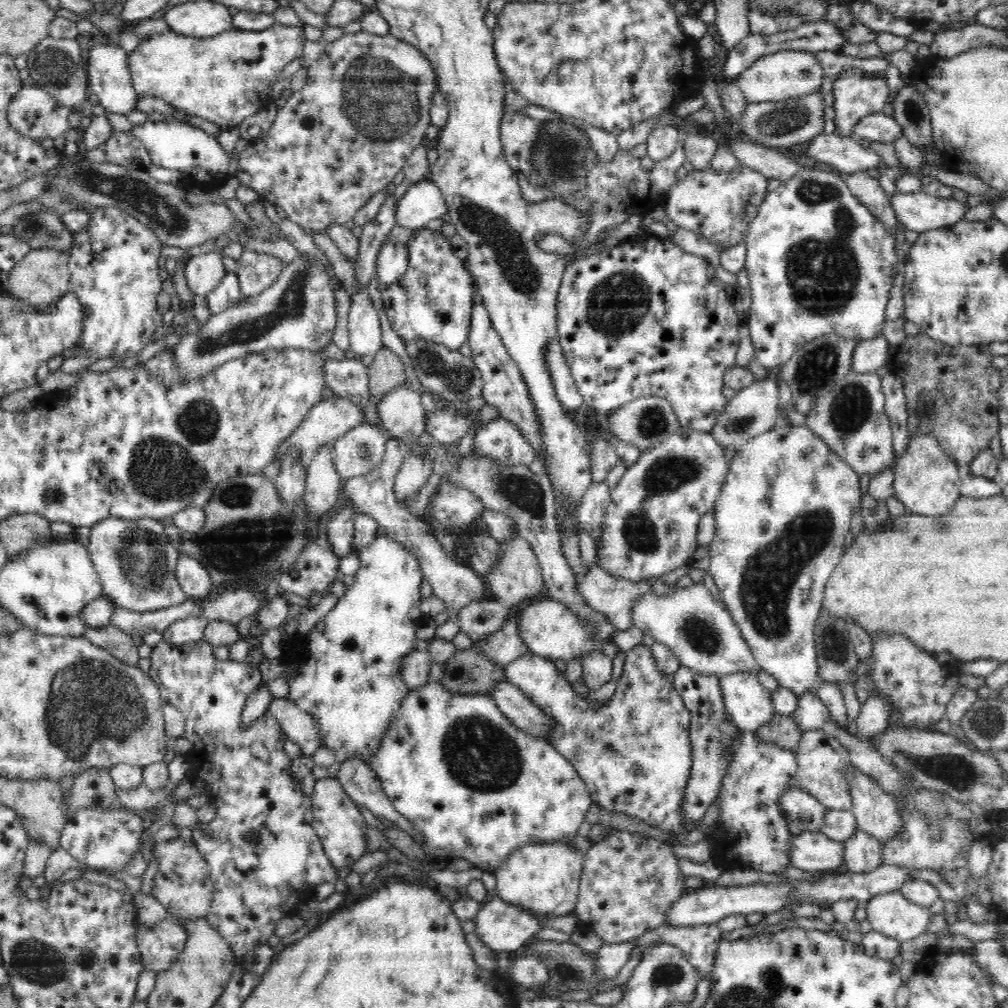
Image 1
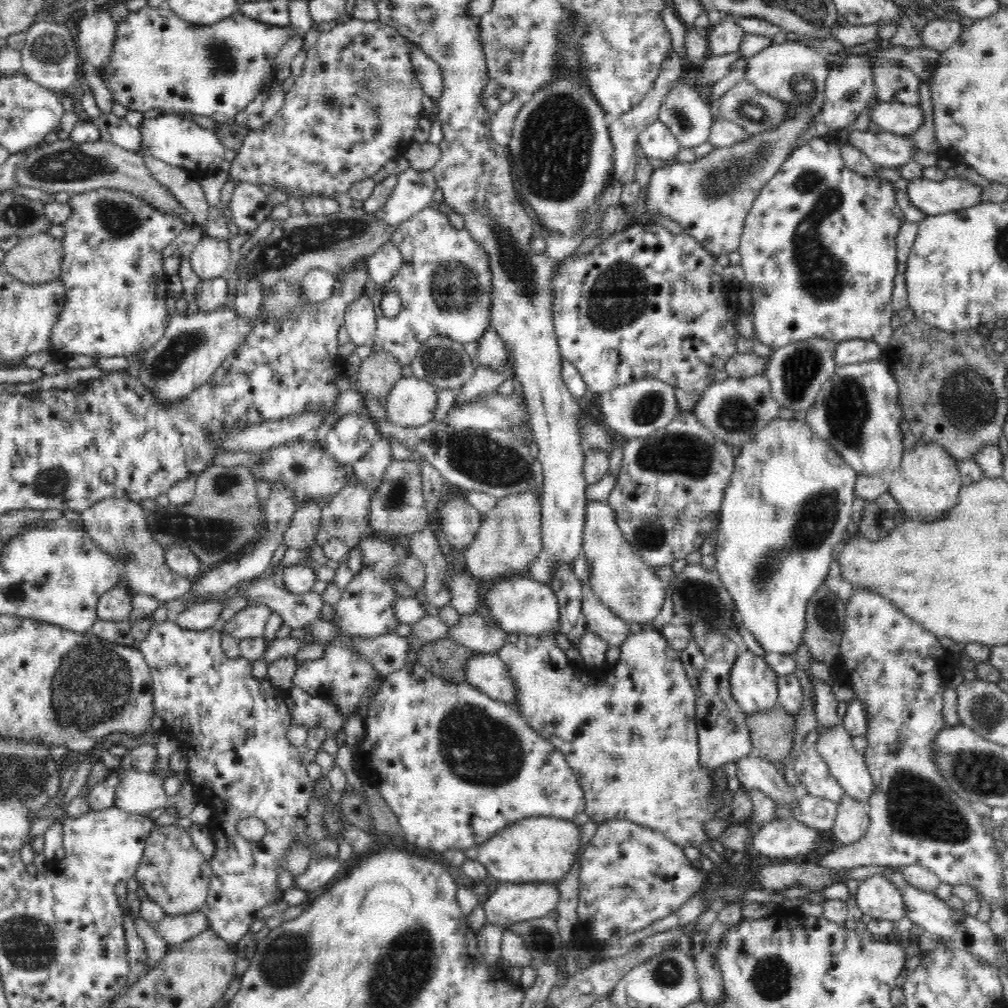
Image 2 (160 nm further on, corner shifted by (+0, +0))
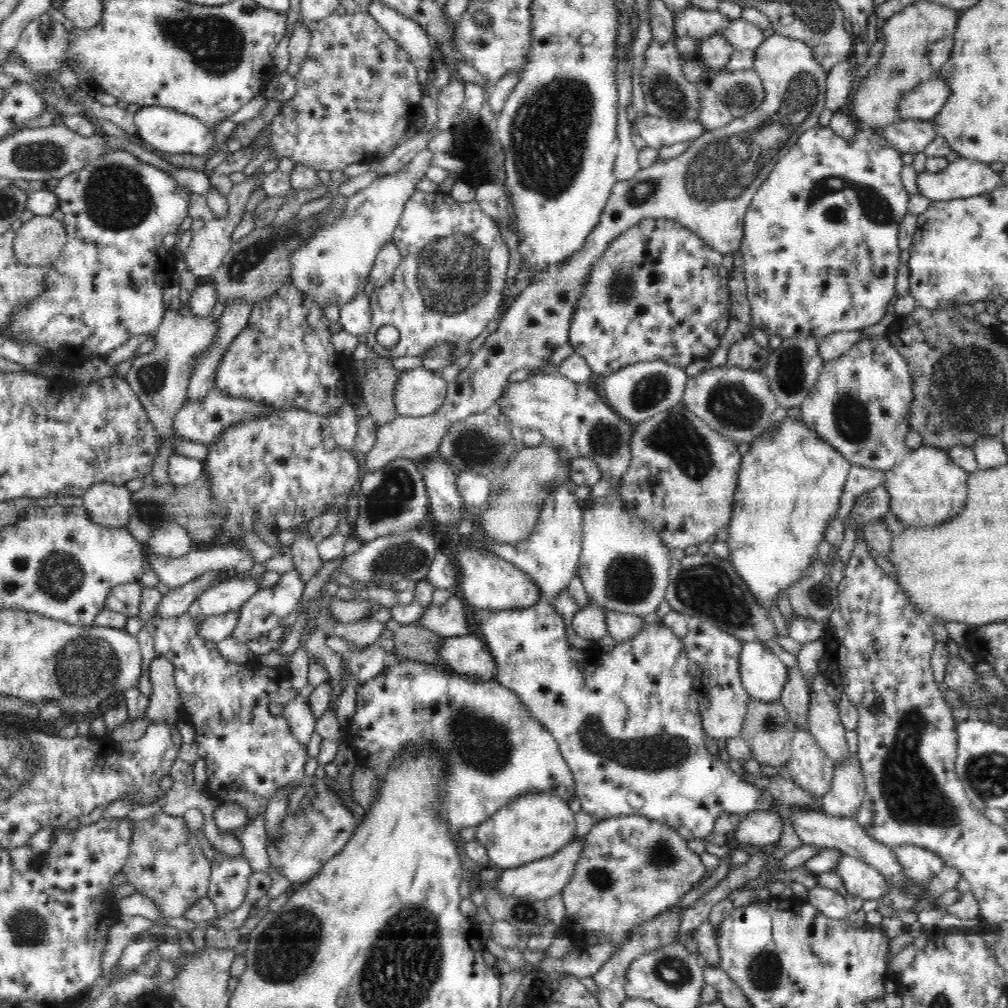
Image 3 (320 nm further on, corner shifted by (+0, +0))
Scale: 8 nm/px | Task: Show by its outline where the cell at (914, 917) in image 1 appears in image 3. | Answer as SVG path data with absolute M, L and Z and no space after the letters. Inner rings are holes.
M842 855L834 868L842 878L848 894L868 899L879 900L886 894L889 884L876 868L850 855Z

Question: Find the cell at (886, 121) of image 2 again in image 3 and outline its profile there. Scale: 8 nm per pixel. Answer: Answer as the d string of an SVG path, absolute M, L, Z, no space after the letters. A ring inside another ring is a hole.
M940 72L934 73L930 80L905 94L898 106L901 120L933 120L947 104L950 94L949 83Z

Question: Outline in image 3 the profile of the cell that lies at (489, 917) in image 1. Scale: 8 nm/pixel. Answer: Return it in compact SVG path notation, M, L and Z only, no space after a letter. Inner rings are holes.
M574 836L570 843L565 844L558 852L533 860L516 868L507 868L498 875L495 881L496 887L500 889L502 895L512 895L512 897L524 897L530 901L546 901L556 894L561 894L564 887L570 882L576 863L580 860L585 839L578 839Z

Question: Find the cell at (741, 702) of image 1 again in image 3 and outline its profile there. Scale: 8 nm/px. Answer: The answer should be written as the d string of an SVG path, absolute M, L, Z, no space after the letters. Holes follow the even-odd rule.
M745 641L739 663L740 677L750 700L779 700L788 683L790 669L763 641Z

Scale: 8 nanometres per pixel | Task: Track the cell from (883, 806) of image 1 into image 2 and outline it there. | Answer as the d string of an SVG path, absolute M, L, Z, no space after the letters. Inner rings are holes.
M843 725L824 727L818 735L816 748L847 796L867 805L875 791L874 781L862 753L853 747L851 737Z

